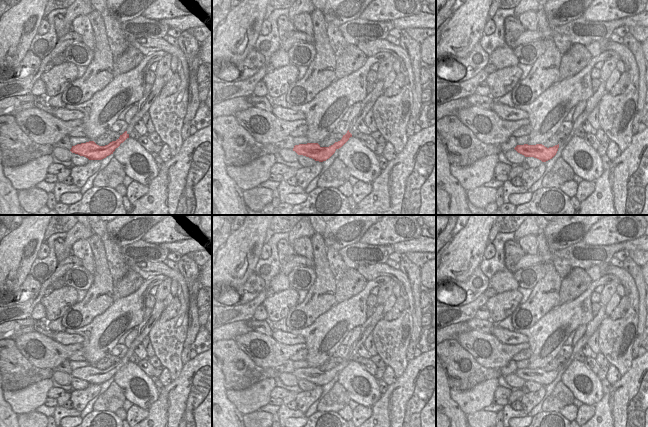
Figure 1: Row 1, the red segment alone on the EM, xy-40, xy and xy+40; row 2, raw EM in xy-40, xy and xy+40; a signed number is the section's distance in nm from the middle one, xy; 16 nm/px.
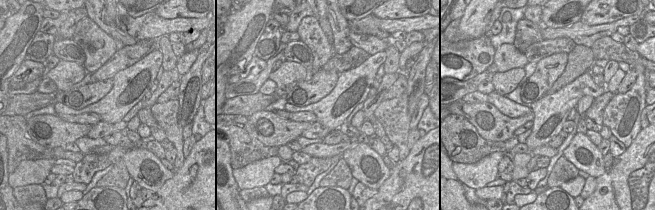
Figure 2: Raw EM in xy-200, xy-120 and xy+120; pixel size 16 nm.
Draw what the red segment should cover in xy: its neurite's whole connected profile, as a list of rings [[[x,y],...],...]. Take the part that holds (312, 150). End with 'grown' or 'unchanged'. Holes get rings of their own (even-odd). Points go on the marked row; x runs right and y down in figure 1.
[[[377,80],[374,90],[367,94],[366,98],[361,102],[360,112],[351,121],[349,129],[342,139],[335,142],[329,147],[321,147],[318,143],[307,143],[295,145],[293,151],[298,155],[303,155],[314,159],[315,161],[323,162],[329,159],[337,149],[341,148],[350,137],[361,120],[364,120],[366,114],[372,109],[376,100],[384,93],[383,80]]]; grown

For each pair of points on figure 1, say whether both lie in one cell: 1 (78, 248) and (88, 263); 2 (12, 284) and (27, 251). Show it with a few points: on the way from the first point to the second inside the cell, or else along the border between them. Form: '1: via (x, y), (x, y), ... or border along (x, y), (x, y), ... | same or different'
1: via (82, 252), (87, 259) | same
2: via (12, 276), (12, 266), (19, 259) | same

